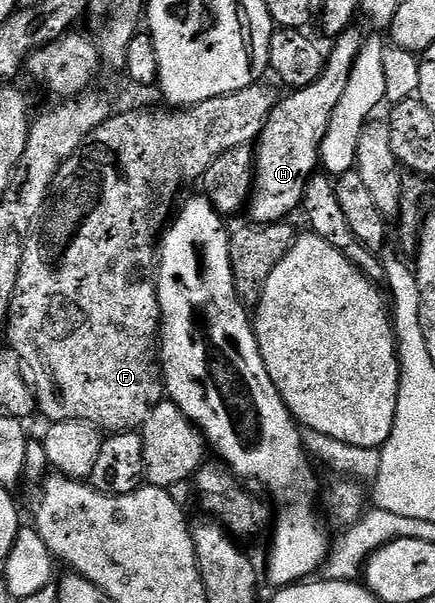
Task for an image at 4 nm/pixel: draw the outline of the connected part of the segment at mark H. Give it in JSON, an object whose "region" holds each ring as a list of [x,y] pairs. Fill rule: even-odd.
{"region":[[[360,26],[347,28],[342,35],[332,40],[333,52],[328,52],[325,69],[318,79],[306,87],[298,87],[289,96],[282,98],[261,136],[255,144],[255,186],[247,204],[247,215],[257,225],[279,223],[290,218],[293,210],[305,202],[307,185],[322,166],[320,146],[327,133],[332,111],[339,104],[352,66],[363,49],[366,36]]]}

